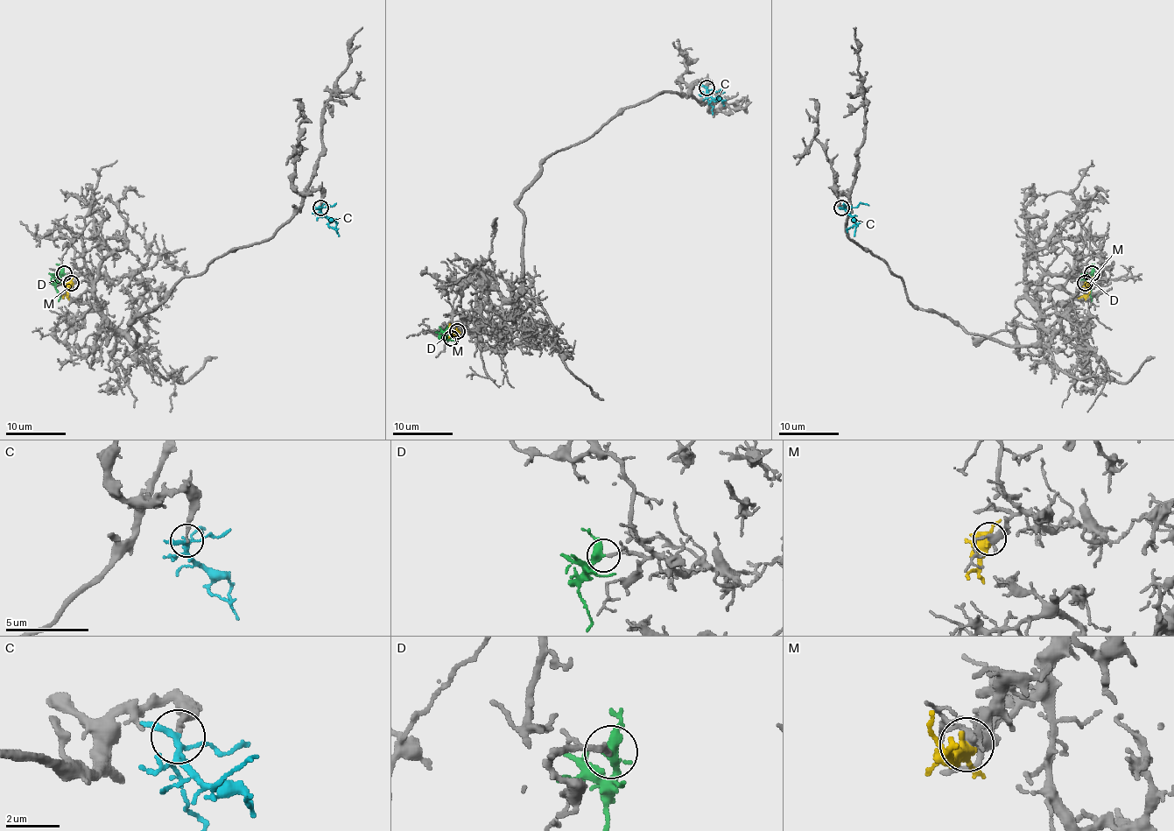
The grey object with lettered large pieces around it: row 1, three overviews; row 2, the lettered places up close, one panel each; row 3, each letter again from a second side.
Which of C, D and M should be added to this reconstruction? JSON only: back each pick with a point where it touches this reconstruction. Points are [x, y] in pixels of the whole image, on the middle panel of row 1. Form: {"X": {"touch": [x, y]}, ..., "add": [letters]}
{"D": {"touch": [451, 338]}, "add": ["D"]}

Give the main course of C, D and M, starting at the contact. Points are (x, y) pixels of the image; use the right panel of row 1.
C: (842, 207), (855, 222), (854, 235)
D: (1092, 273), (1092, 301)
M: (1086, 284), (1088, 292), (1078, 299)

